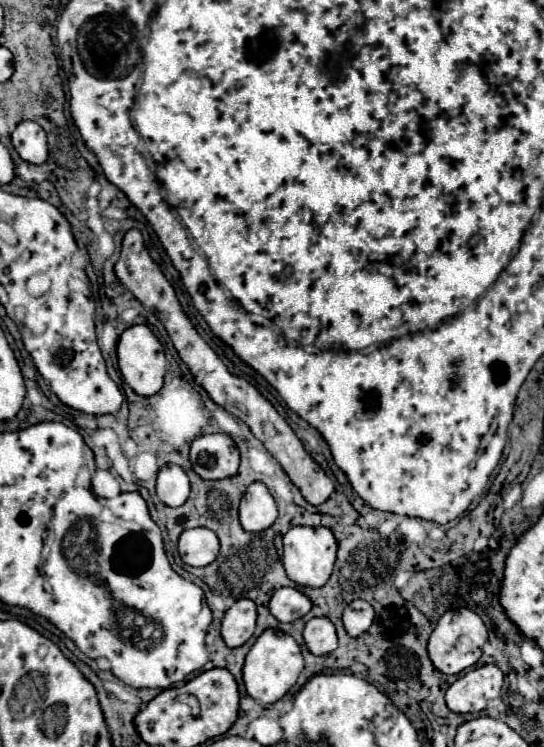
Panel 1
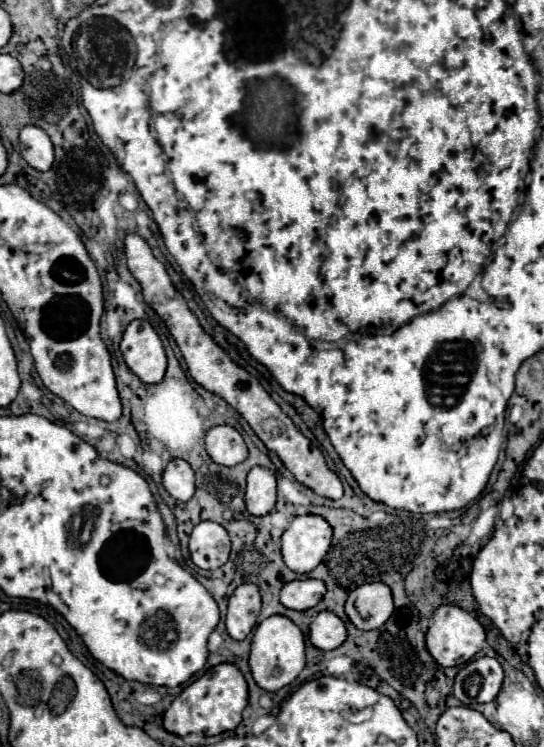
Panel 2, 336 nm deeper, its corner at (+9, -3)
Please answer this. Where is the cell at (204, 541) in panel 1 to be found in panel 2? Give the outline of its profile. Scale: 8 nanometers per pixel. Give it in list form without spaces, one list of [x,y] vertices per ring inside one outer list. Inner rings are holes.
[[[202,521],[190,535],[190,555],[200,569],[218,569],[228,561],[228,531],[214,521]]]

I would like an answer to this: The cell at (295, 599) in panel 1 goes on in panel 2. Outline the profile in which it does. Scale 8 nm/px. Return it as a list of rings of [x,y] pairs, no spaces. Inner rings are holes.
[[[296,579],[292,583],[286,583],[280,593],[280,601],[288,609],[306,611],[314,607],[326,593],[324,581],[320,579]]]

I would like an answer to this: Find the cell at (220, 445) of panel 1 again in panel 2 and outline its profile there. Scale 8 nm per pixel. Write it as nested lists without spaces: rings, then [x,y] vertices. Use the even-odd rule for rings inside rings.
[[[214,425],[206,431],[208,455],[226,467],[234,467],[248,457],[248,447],[242,435],[230,425]]]

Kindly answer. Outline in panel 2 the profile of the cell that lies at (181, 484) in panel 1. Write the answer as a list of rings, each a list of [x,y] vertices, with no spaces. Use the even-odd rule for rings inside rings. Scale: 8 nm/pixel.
[[[172,459],[164,469],[162,477],[164,487],[168,493],[178,501],[190,501],[196,487],[194,487],[194,471],[184,459]]]

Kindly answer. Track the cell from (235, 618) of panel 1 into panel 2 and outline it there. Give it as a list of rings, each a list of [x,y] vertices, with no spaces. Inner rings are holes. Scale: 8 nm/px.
[[[242,583],[228,599],[226,629],[230,637],[244,639],[256,625],[260,613],[260,591],[254,583]]]

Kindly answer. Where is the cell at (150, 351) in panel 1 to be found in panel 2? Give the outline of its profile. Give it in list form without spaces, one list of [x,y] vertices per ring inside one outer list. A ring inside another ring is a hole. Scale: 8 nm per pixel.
[[[132,321],[120,343],[126,365],[144,381],[160,383],[166,373],[166,353],[158,333],[148,321]]]

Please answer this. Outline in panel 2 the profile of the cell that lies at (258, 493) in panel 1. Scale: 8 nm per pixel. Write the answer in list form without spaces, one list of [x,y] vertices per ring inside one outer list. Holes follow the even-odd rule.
[[[252,467],[246,485],[246,507],[252,515],[266,515],[276,505],[276,475],[266,467]]]

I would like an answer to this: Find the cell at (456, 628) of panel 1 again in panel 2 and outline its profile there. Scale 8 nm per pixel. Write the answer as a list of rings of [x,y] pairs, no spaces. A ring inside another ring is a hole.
[[[456,605],[438,607],[436,613],[432,615],[432,625],[426,633],[428,651],[436,659],[436,663],[440,663],[442,667],[458,667],[468,663],[482,649],[484,641],[486,641],[486,633],[480,621]]]

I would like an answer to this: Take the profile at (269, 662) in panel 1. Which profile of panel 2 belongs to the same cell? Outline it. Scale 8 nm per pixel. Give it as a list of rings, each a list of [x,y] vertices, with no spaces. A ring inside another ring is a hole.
[[[272,615],[264,619],[254,633],[250,651],[250,669],[254,681],[266,691],[278,691],[290,685],[306,665],[306,645],[302,631],[284,615]]]

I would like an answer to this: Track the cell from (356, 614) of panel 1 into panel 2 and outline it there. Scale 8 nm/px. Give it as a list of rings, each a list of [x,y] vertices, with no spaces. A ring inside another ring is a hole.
[[[366,583],[356,587],[346,601],[348,619],[362,631],[378,629],[394,611],[392,591],[384,583]]]

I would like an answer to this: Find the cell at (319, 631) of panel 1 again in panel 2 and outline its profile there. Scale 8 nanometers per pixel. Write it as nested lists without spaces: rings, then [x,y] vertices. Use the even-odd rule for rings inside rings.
[[[320,611],[310,625],[310,641],[322,651],[340,647],[348,637],[344,621],[332,611]]]

